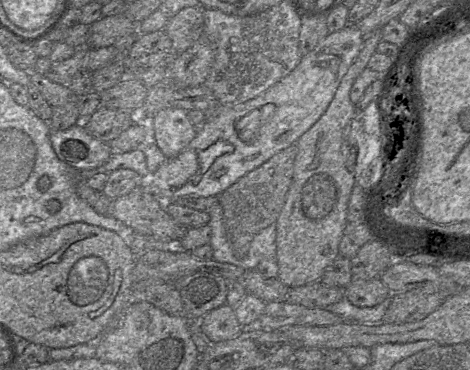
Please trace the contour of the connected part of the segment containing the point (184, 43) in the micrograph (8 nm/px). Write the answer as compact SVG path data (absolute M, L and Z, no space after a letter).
M186 7L170 16L165 28L173 48L177 54L182 54L190 48L203 34L204 8Z

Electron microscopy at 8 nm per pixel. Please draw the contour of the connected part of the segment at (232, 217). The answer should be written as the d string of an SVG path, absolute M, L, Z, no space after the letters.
M296 144L289 146L245 174L218 196L226 236L236 258L245 258L255 235L276 223L292 182L296 155Z

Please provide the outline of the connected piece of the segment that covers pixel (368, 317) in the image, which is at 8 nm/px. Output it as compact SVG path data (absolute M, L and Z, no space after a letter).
M393 294L386 298L382 303L374 307L357 307L346 297L339 302L327 306L326 310L340 316L344 322L351 323L379 323L384 321L385 314L392 302Z

